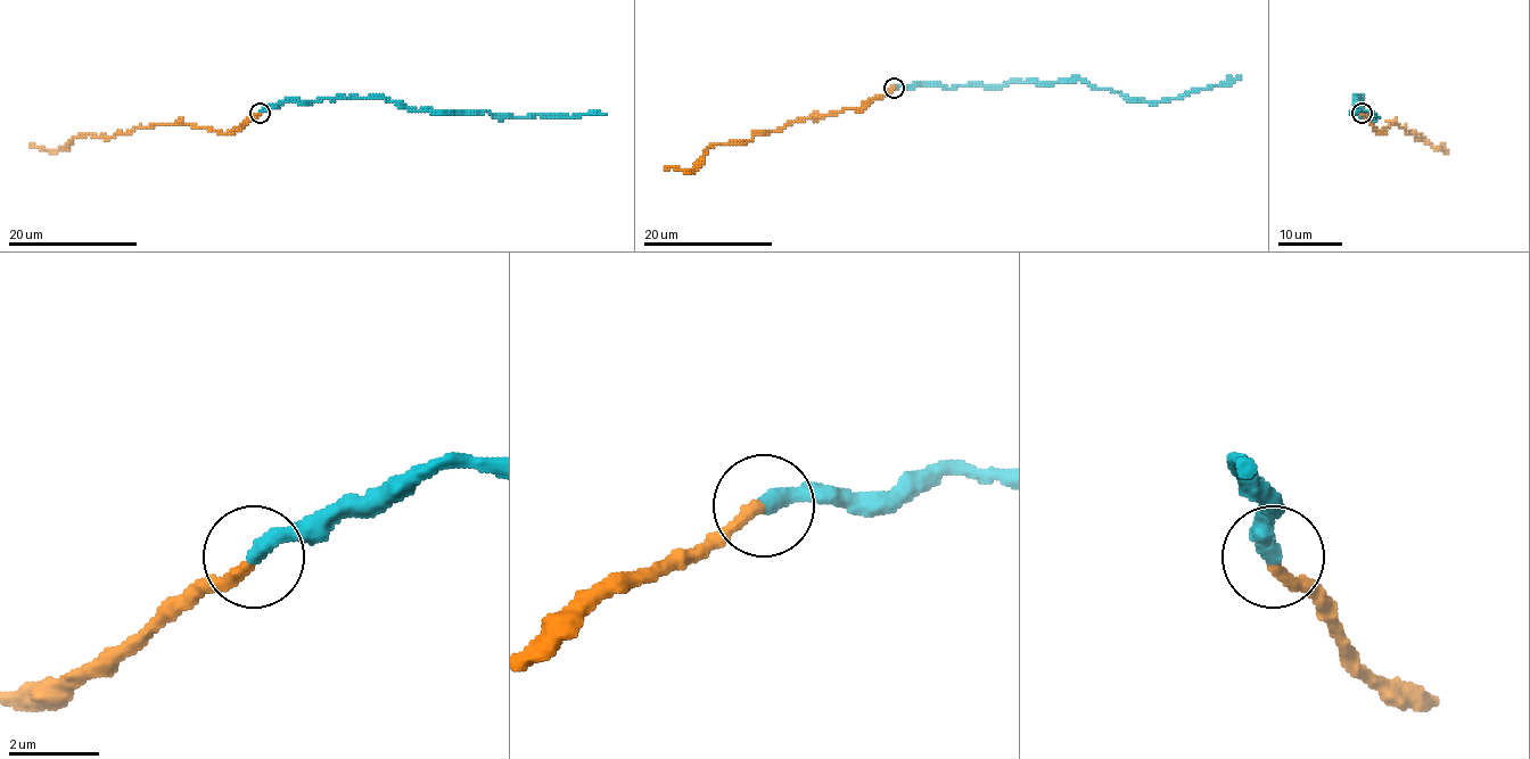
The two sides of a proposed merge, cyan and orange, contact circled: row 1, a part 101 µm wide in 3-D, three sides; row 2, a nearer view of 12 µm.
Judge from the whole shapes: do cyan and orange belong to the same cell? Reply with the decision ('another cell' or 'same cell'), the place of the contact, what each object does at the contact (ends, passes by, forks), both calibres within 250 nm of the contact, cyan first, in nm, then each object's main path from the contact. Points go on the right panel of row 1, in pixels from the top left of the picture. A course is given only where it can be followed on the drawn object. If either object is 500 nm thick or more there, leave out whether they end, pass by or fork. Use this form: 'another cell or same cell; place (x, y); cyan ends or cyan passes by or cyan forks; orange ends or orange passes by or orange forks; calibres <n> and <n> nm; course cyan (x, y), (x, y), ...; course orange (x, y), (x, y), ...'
same cell; place (1362, 113); cyan ends; orange ends; calibres 400 and 260 nm; course cyan (1363, 114), (1357, 100), (1363, 97), (1355, 97), (1357, 110), (1352, 112), (1376, 116), (1351, 114); course orange (1363, 114), (1383, 133), (1390, 123), (1395, 123), (1445, 150), (1444, 145)

